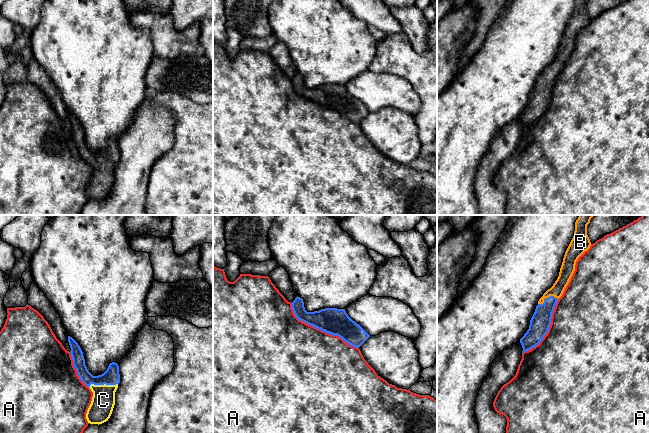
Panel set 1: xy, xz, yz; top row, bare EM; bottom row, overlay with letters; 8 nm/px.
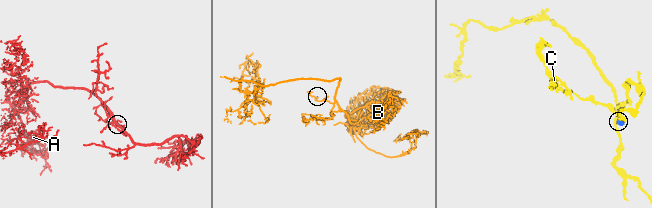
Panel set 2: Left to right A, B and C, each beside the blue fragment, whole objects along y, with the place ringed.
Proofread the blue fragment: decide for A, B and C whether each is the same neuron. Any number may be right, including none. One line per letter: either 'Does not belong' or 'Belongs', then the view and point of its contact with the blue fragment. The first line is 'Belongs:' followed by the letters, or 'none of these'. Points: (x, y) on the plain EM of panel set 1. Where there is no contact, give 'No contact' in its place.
Belongs: B, C
A: Does not belong. Touches blue at xz (321, 105)
B: Belongs. Touches blue at yz (548, 73)
C: Belongs. Touches blue at xy (102, 160)

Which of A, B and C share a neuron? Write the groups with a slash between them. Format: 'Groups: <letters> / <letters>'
Groups: A / B C

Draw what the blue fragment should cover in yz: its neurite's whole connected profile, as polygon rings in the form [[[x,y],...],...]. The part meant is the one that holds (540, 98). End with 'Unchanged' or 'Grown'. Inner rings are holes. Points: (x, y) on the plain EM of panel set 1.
[[[575,0],[574,12],[565,28],[559,52],[553,62],[539,75],[530,96],[529,105],[520,115],[523,124],[522,129],[538,121],[547,110],[555,81],[575,47],[576,37],[591,22],[587,11],[587,1]]]. Grown

